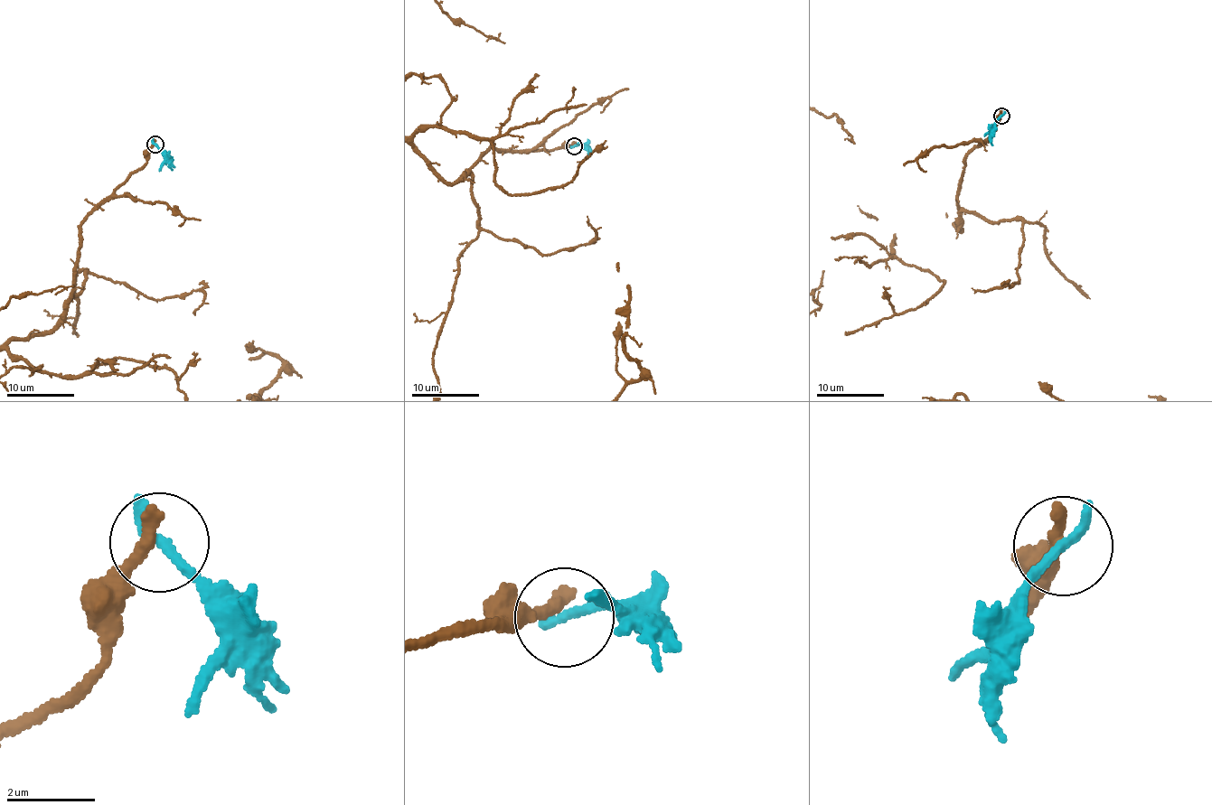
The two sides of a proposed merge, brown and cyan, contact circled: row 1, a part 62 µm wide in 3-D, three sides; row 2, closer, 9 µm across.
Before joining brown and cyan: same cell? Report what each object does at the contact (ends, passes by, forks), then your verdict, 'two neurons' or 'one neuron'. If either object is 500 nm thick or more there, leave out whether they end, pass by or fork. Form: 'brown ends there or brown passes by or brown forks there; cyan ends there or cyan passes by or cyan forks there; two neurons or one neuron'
brown ends there; cyan ends there; two neurons

